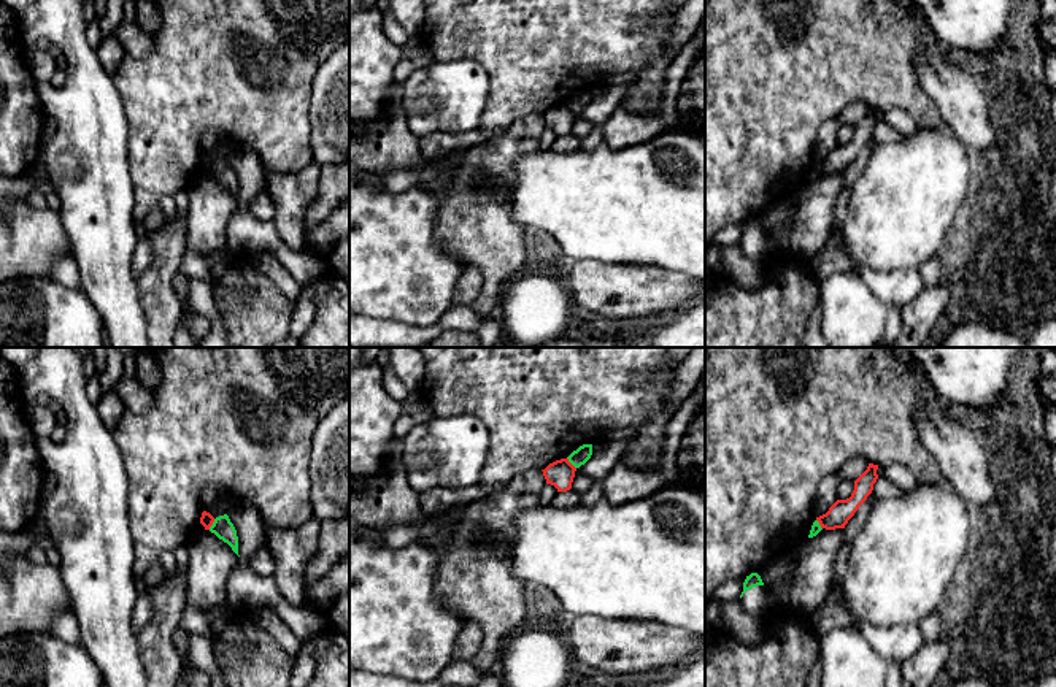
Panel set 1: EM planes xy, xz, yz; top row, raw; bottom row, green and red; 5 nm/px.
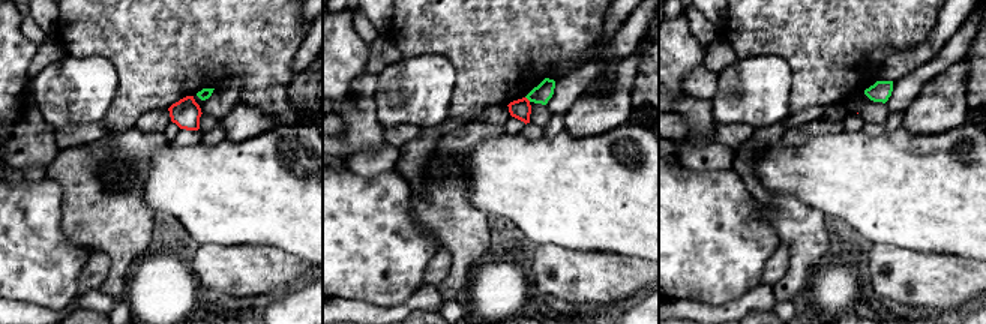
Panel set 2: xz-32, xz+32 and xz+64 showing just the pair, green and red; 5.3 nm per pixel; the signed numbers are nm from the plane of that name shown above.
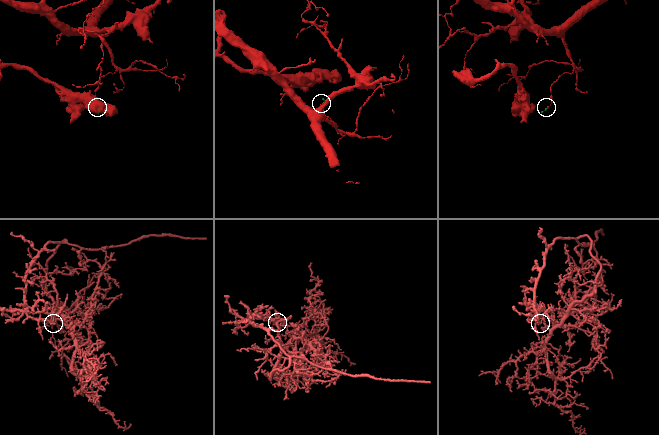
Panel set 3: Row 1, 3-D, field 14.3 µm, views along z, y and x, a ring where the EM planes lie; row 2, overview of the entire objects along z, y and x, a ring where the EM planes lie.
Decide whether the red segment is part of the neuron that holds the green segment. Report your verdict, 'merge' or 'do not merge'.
do not merge

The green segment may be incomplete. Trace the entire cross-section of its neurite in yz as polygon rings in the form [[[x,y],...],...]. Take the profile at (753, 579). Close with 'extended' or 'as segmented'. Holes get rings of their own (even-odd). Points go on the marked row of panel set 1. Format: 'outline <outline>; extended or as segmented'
outline [[[757,573],[746,576],[743,592],[738,598],[746,612],[762,617],[769,609],[767,587]]]; extended

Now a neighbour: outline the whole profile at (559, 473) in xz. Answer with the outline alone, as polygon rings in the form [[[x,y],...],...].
[[[561,459],[549,463],[543,471],[546,484],[551,484],[557,492],[567,492],[572,489],[576,468],[568,462],[568,459]]]

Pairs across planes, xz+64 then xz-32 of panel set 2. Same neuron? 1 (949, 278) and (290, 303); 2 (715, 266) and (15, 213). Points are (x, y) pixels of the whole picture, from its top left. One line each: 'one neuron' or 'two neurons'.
1: two neurons
2: one neuron

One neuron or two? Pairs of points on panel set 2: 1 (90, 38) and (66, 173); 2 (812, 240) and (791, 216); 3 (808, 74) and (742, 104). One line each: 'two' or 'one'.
1: two
2: one
3: two

